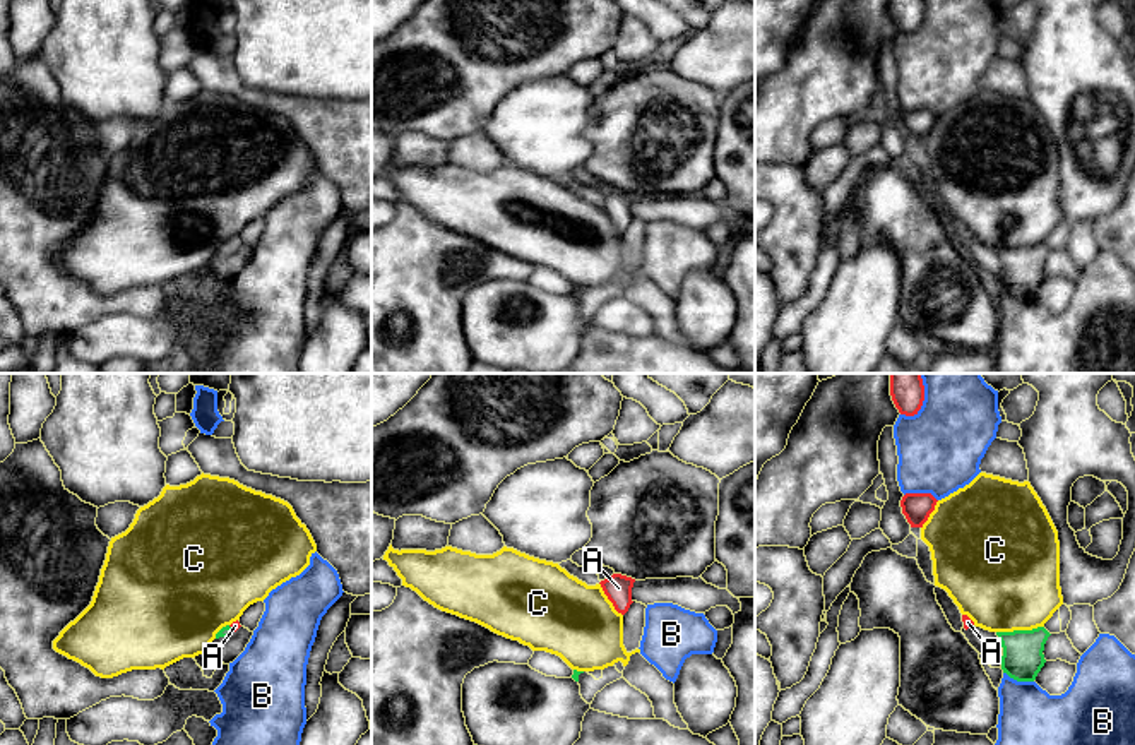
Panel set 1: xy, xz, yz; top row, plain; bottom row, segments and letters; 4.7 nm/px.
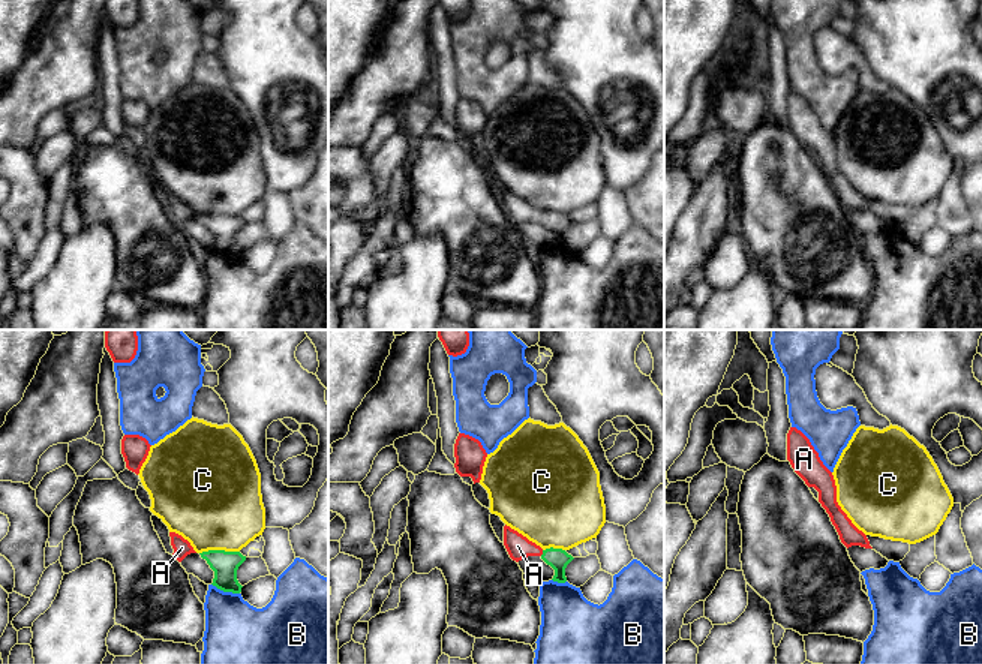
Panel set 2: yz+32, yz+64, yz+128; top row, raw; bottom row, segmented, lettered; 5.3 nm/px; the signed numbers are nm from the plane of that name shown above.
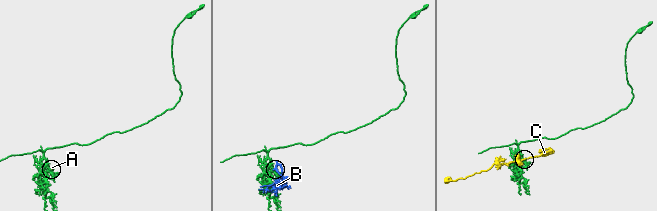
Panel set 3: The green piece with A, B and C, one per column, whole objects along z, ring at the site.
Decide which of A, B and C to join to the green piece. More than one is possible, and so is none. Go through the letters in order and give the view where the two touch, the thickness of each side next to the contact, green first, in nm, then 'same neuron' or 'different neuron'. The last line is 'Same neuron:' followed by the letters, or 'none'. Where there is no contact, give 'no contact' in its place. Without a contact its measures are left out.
A: xy | 50/50 nm | same neuron
B: yz | 190/280 nm | different neuron
C: yz | 190/480 nm | different neuron
Same neuron: A

